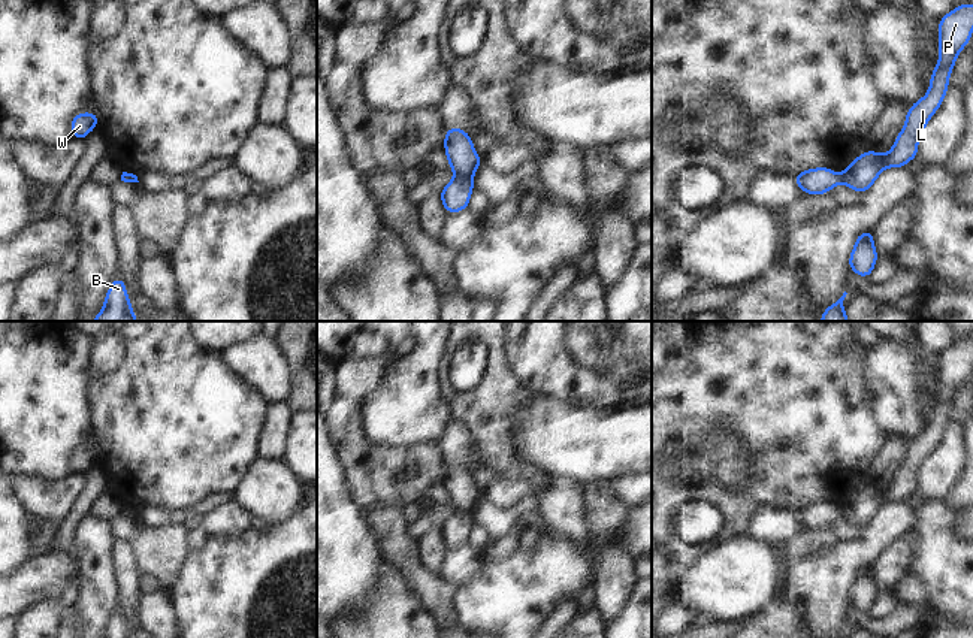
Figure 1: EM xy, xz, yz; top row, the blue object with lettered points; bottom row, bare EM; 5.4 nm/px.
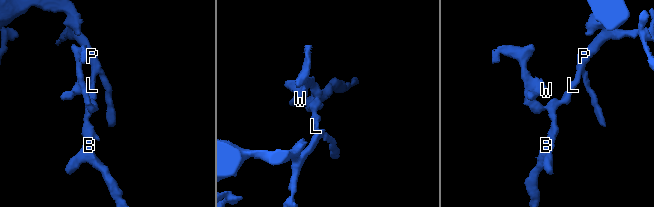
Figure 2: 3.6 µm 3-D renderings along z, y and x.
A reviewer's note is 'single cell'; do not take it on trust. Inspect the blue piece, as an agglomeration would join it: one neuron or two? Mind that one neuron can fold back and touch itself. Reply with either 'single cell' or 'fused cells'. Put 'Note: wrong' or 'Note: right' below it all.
fused cells
Note: wrong

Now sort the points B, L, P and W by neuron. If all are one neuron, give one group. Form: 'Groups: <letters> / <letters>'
Groups: B L P / W.

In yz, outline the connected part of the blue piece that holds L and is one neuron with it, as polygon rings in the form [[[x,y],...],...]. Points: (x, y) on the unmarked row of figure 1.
[[[966,338],[940,353],[939,357],[939,399],[931,408],[927,430],[915,436],[906,448],[906,462],[898,468],[892,484],[886,490],[865,486],[840,510],[844,520],[855,526],[868,526],[885,502],[904,502],[918,492],[918,474],[927,456],[940,442],[948,426],[949,409],[960,385],[967,381],[973,366],[973,339]]]

